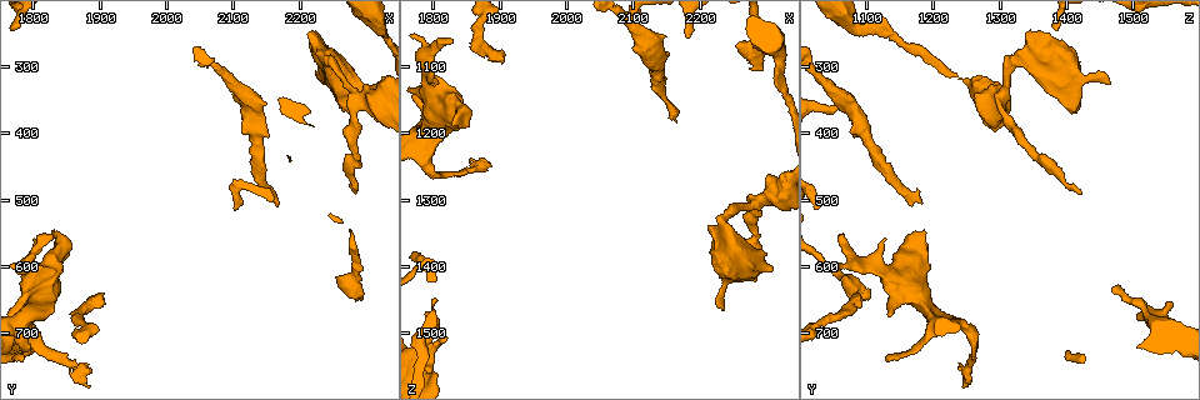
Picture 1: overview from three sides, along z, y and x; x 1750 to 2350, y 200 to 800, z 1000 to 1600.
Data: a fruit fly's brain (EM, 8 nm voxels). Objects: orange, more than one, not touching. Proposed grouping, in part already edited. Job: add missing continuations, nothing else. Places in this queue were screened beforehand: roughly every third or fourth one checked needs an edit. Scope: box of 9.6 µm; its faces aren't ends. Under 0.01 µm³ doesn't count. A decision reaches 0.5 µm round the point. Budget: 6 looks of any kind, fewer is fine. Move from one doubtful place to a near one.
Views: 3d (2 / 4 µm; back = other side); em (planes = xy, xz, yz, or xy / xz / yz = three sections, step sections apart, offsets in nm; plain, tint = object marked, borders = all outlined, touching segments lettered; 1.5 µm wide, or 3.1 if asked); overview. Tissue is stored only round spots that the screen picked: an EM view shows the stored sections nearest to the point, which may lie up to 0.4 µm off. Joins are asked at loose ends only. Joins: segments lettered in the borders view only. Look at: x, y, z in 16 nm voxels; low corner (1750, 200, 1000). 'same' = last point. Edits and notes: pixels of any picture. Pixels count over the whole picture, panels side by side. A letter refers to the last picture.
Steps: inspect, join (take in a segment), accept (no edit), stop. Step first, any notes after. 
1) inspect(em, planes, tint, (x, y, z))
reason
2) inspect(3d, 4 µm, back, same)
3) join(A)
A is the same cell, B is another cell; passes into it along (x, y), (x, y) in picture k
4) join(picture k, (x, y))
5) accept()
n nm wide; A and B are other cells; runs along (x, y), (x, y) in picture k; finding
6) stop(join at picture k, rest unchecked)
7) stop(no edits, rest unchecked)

inspect(em, planes, borders, (1830, 545, 1190))
stops while still wide

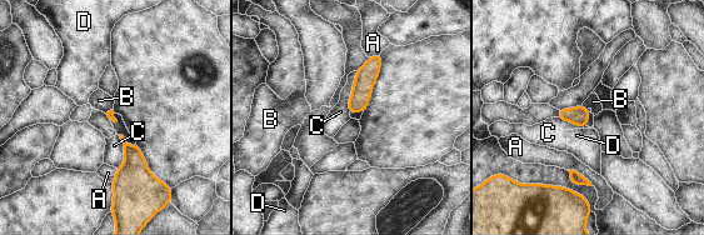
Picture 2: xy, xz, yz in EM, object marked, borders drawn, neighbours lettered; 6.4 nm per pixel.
accept()
A, B, C and D are other cells; no lettered segment goes on from it

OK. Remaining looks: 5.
inspect(3d, 4 µm, (1830, 555, 1065))
an open end

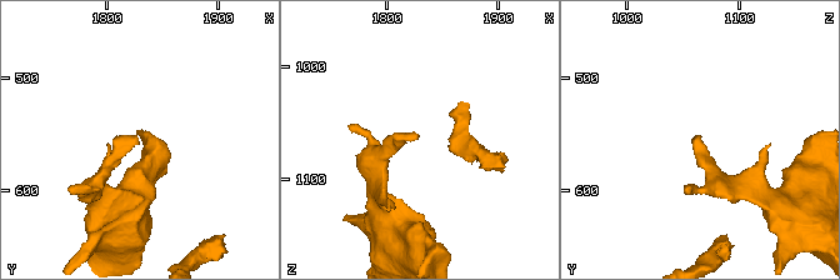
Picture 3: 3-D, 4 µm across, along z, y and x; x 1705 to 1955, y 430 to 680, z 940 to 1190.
inspect(em, xy, step 8, borders, (1828, 554, 1062))

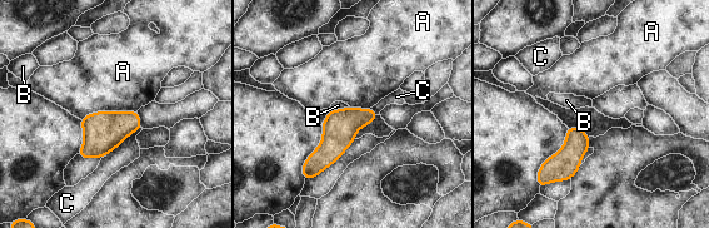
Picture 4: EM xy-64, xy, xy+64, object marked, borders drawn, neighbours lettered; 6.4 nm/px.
accept()
A, B and C are other cells; border along (136, 110), (99, 110), (80, 119) in picture 4; no lettered segment goes on from it

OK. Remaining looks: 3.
inspect(3d, 2 µm, (2165, 505, 1180))
an open end

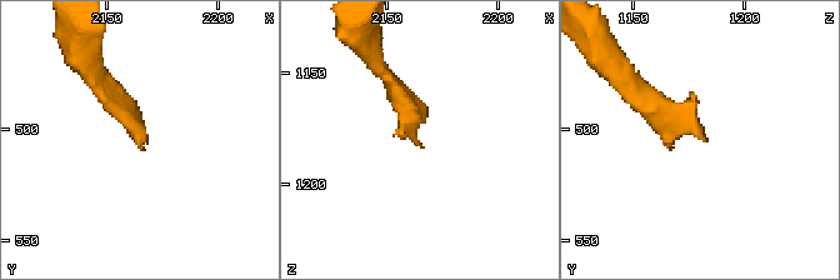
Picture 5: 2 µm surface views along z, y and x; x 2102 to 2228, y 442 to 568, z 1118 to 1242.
inspect(em, xz, step 8, borders, (2164, 505, 1185))
now the EM

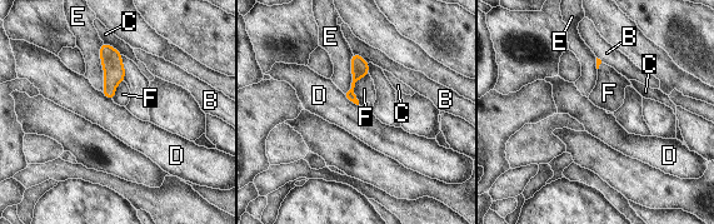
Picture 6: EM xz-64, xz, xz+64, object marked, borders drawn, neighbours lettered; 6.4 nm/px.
accept()
B, C, D, E and F are other cells; border along (100, 91), (113, 101) in picture 6; none of them fits

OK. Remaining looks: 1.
stop(no edits, rest unchecked)

